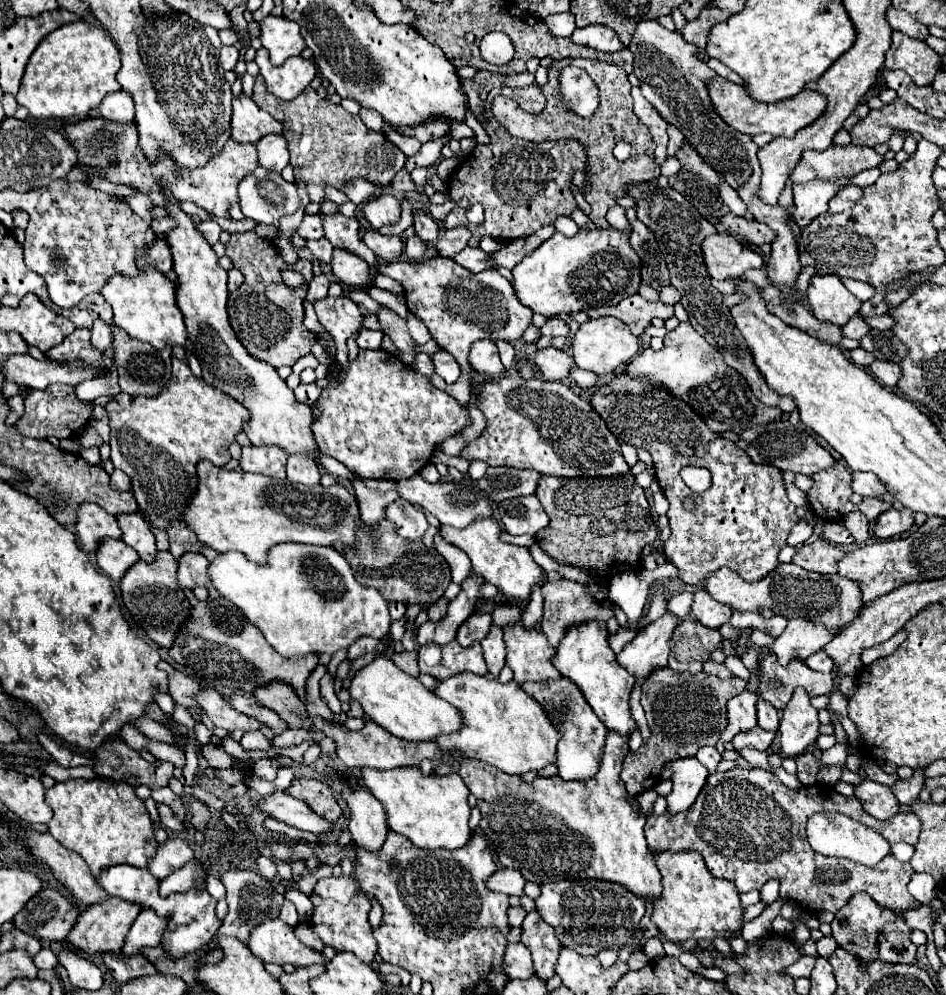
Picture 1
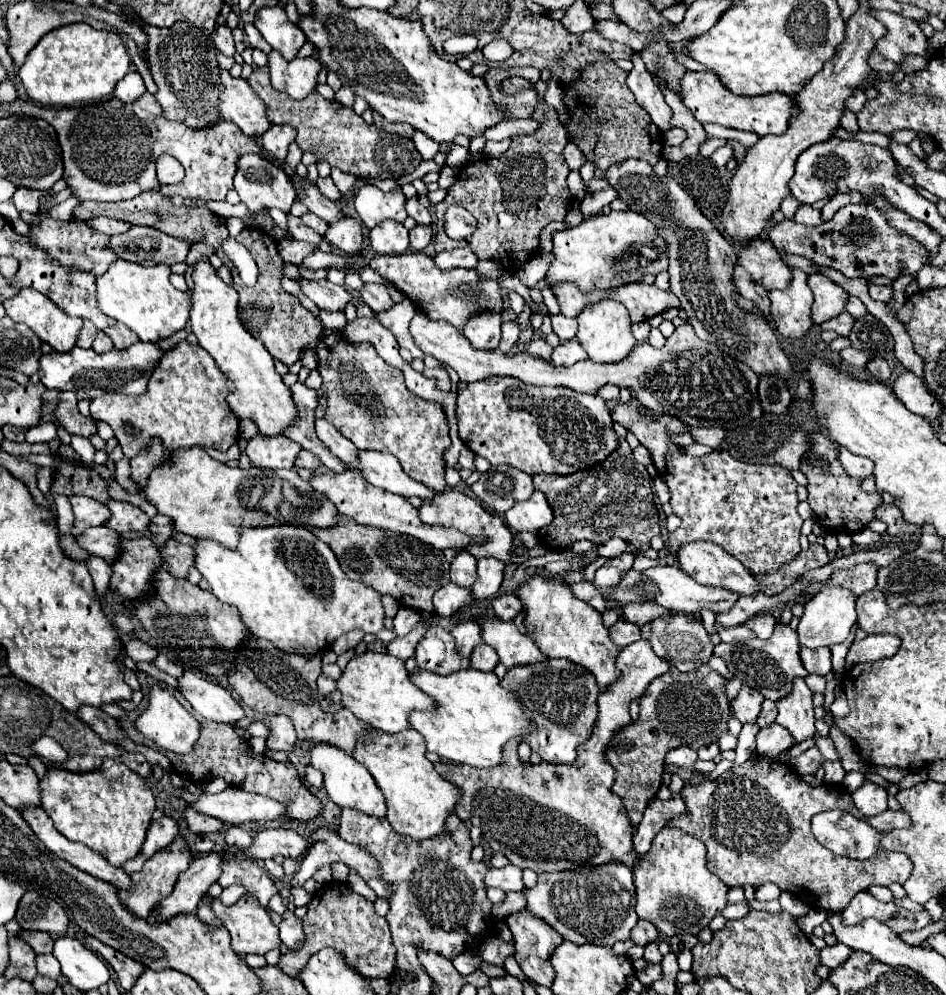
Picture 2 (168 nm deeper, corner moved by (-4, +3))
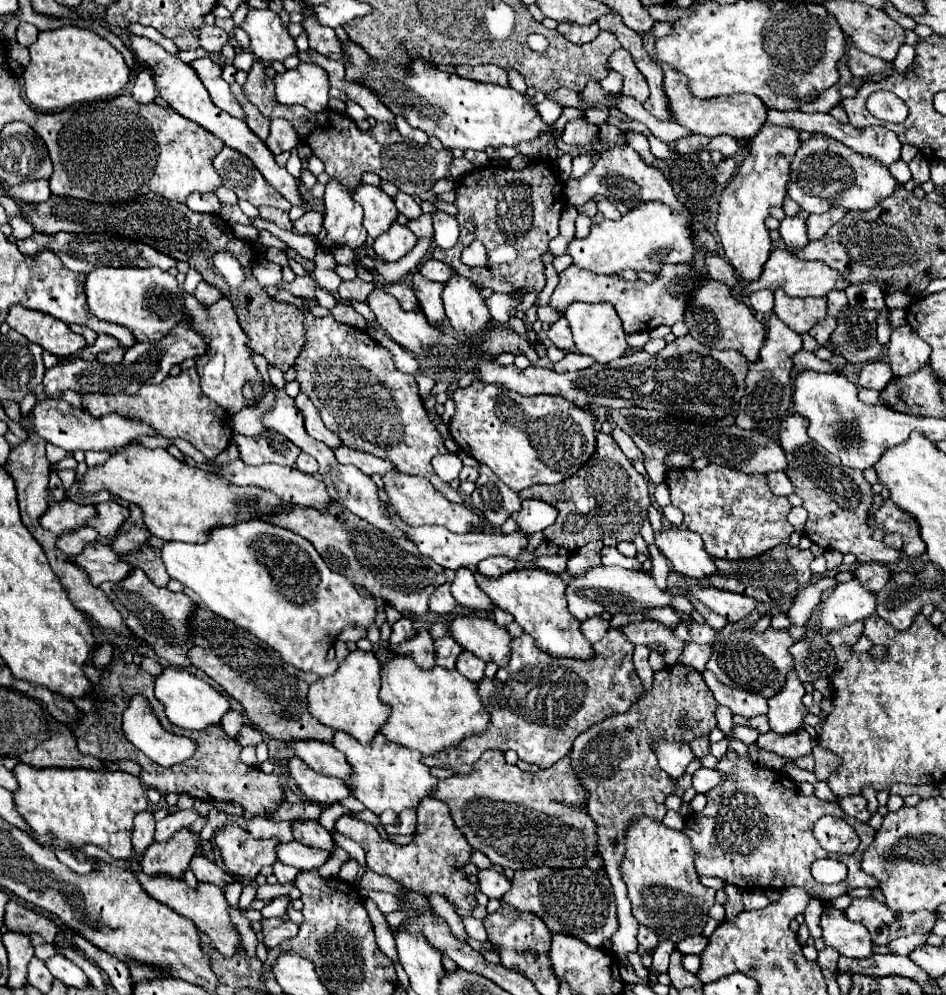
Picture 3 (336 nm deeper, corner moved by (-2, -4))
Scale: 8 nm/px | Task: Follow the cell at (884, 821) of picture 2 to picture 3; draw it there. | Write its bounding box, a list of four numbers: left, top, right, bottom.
[684,751,876,903]

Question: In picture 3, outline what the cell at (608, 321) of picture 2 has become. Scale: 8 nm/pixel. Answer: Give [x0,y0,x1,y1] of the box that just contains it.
[564,303,628,363]

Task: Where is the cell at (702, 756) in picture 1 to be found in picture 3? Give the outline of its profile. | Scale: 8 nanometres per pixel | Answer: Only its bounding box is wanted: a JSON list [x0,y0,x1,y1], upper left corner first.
[690,737,710,759]

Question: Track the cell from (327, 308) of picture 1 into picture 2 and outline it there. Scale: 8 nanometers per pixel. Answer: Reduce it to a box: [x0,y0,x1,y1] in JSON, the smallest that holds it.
[302,280,352,312]

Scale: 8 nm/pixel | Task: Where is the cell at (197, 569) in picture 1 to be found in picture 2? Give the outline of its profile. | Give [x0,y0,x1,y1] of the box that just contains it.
[160,538,194,578]

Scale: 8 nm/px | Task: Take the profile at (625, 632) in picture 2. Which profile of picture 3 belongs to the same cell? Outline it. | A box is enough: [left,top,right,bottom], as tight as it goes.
[420,629,644,773]

